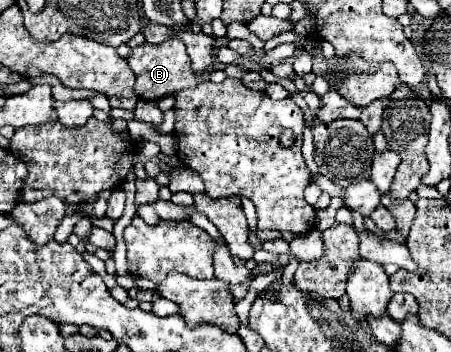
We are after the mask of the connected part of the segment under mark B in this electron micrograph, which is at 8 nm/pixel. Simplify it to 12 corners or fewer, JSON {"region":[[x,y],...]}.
{"region":[[179,39],[143,43],[125,61],[135,93],[157,101],[197,87]]}

